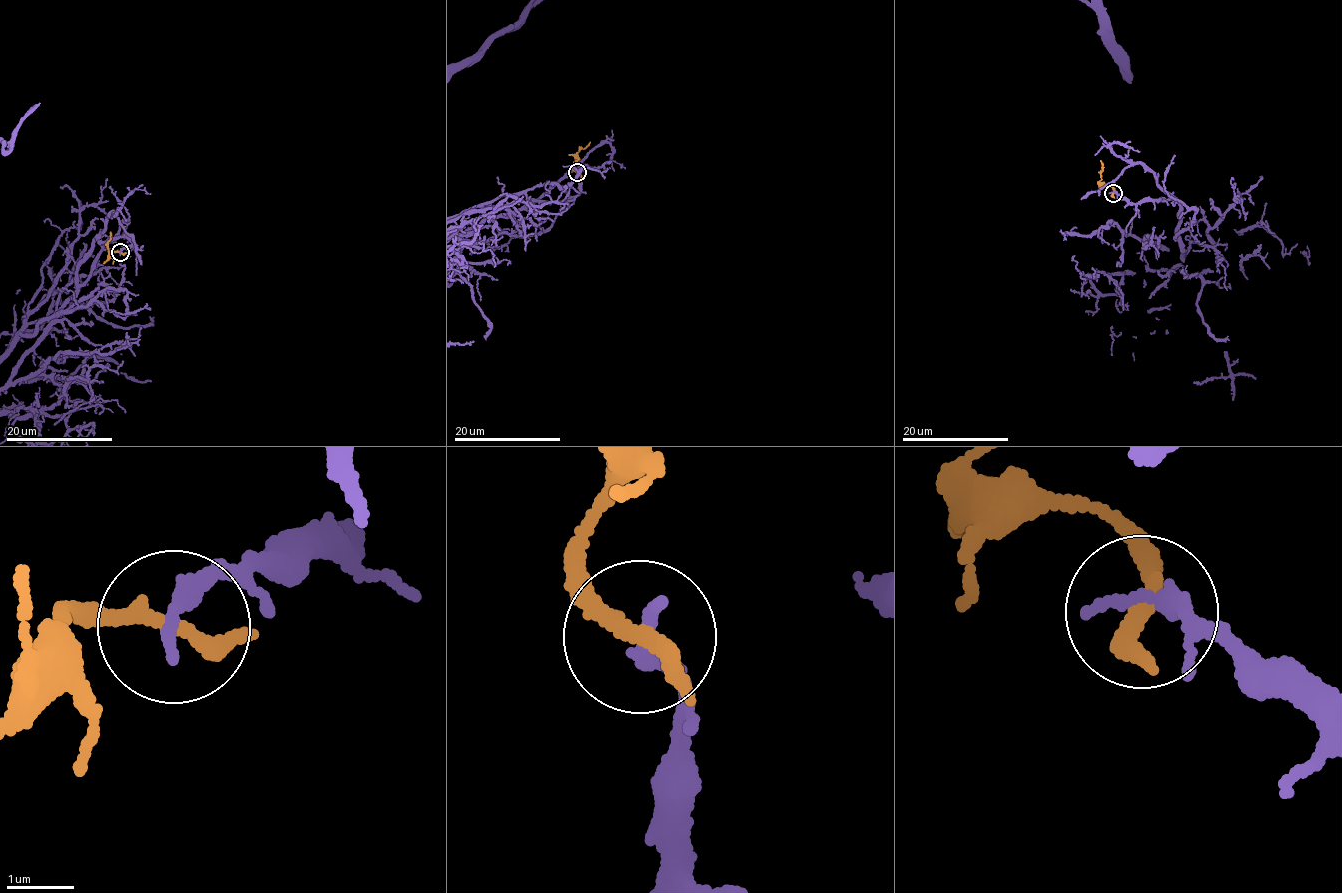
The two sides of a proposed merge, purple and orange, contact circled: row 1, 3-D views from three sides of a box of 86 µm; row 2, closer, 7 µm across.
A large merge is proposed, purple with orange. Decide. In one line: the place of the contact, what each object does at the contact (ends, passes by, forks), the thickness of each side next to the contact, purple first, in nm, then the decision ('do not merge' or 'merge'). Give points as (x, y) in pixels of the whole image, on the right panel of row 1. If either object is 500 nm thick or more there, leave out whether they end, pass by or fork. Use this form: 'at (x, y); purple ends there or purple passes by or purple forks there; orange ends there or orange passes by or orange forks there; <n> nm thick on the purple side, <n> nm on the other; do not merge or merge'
at (1113, 193); purple ends there; orange ends there; 300 nm thick on the purple side, 320 nm on the other; do not merge

